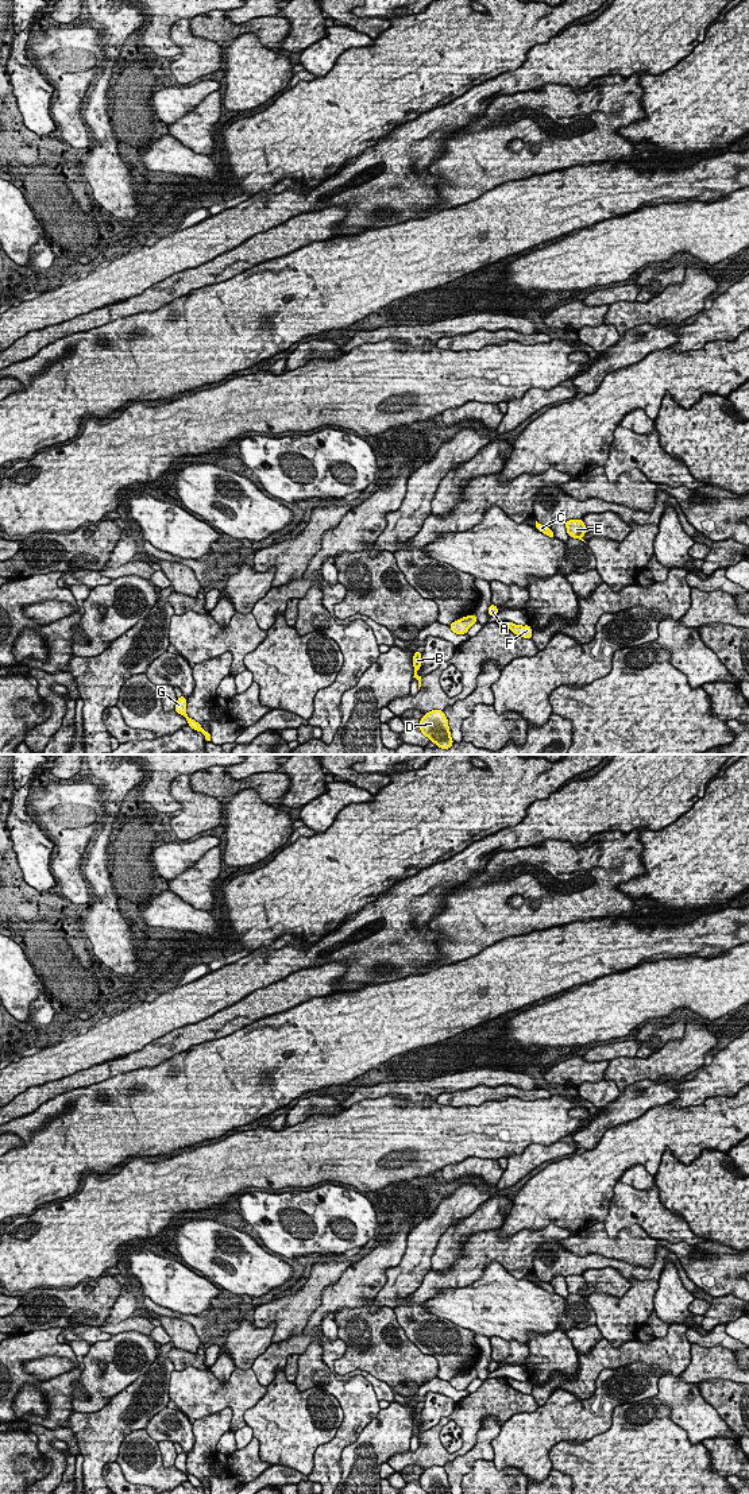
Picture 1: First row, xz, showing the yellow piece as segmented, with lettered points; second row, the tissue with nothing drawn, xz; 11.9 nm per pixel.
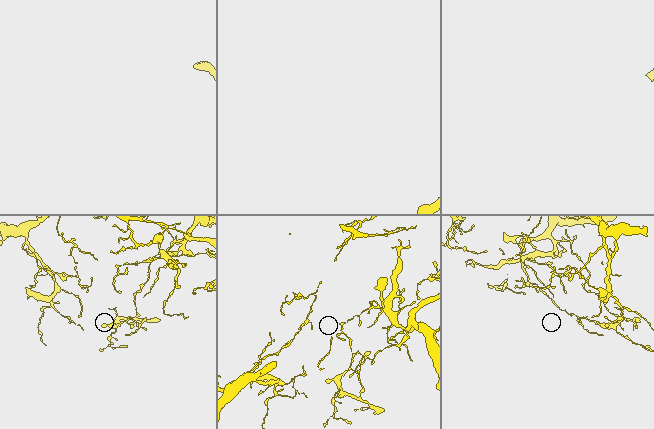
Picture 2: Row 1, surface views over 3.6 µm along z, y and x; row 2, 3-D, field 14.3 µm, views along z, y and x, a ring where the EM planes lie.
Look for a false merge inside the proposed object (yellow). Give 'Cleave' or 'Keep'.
Keep

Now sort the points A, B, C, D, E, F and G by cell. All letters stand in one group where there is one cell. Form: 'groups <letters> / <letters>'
groups A B C D E F G

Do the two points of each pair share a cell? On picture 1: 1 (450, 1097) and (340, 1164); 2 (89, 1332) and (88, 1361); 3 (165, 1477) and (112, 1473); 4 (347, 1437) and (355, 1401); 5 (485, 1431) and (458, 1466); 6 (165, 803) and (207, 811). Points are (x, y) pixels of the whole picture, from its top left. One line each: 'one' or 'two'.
1: two
2: two
3: two
4: one
5: one
6: two

